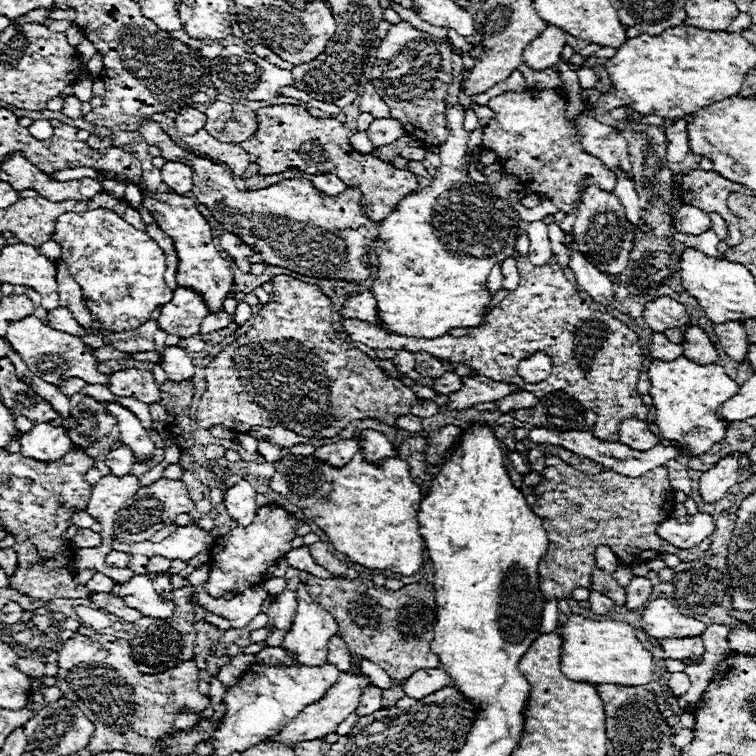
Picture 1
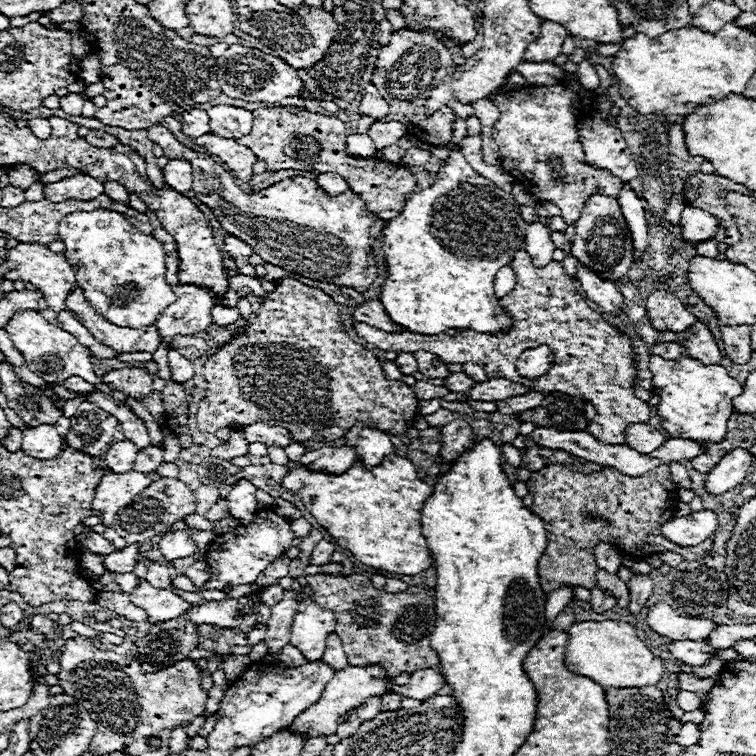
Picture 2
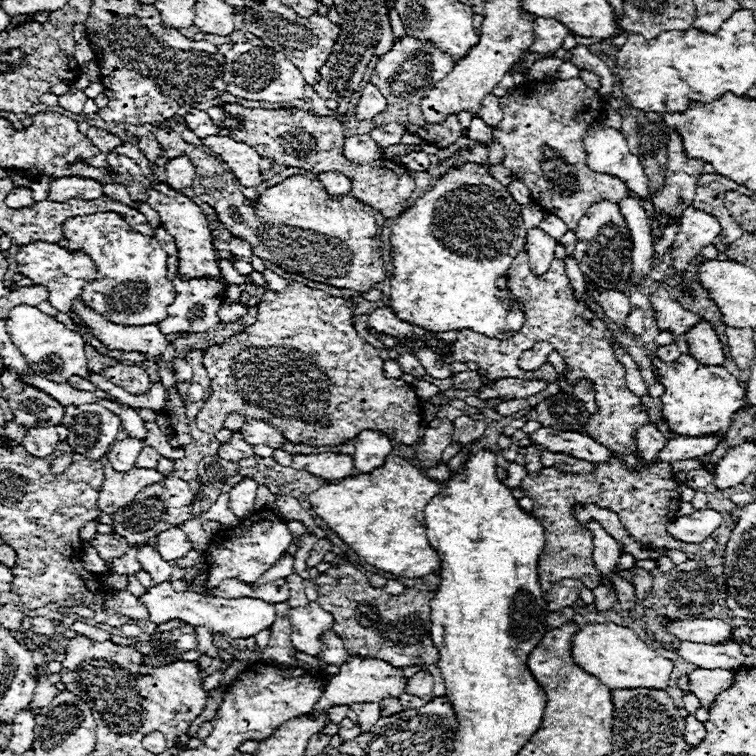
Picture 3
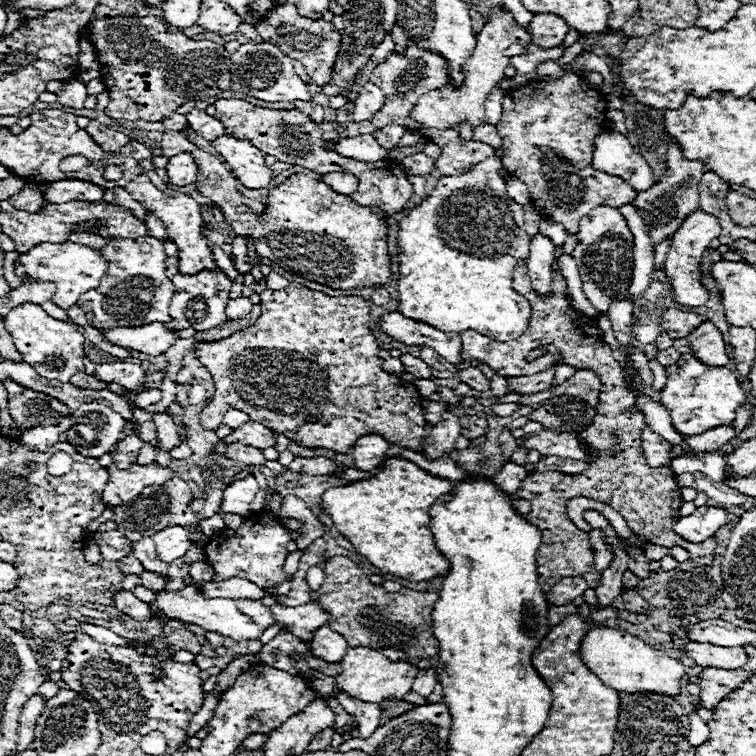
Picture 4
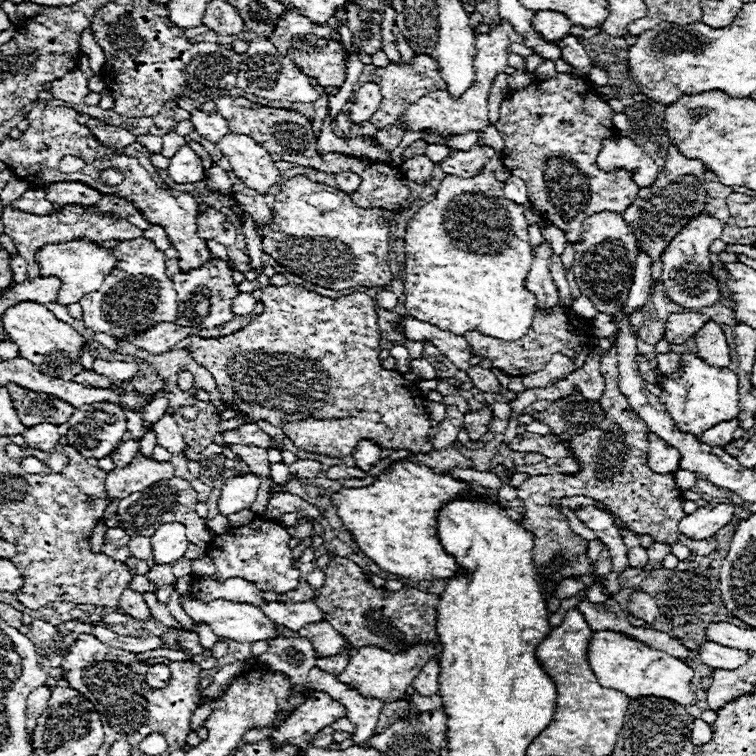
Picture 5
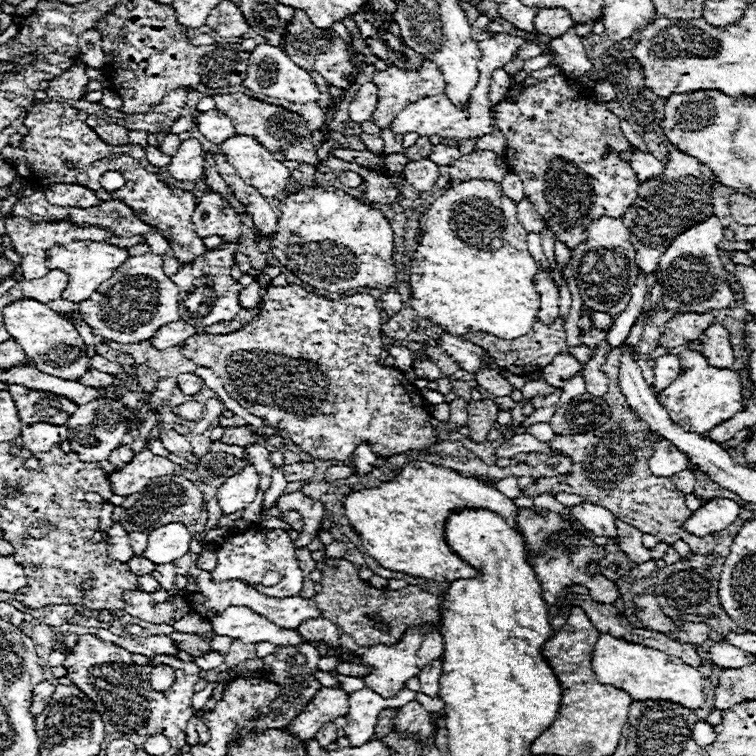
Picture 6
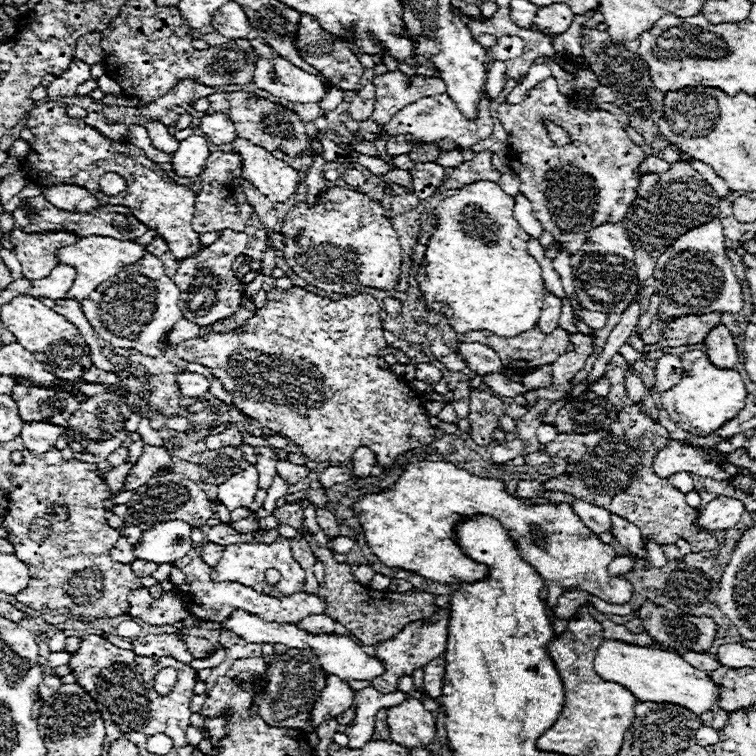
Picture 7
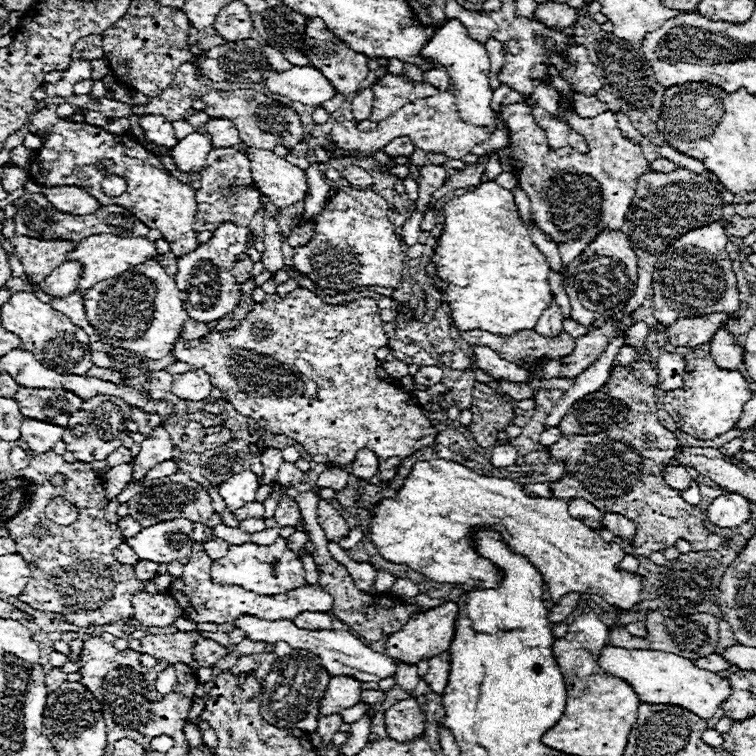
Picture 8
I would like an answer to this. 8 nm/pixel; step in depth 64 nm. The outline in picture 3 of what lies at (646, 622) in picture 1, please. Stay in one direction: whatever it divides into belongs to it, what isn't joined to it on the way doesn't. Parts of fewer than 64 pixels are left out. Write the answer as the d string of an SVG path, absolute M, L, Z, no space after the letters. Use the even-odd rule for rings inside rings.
M694 618L694 620L672 620L668 630L678 640L688 642L722 642L730 634L730 626L718 618Z

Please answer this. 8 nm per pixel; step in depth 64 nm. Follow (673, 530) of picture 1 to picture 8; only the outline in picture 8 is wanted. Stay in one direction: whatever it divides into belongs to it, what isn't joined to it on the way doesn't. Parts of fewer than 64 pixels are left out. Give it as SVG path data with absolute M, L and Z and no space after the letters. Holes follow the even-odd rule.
M722 494L708 506L706 516L714 526L734 528L750 518L750 504L740 494Z

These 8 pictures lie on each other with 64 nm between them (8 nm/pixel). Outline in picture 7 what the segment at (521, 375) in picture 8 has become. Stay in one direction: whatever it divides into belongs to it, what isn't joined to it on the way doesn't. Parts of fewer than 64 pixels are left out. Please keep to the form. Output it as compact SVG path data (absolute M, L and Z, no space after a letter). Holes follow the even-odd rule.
M460 342L454 350L460 354L460 358L466 362L466 366L476 374L508 370L506 366L502 366L502 362L494 354L494 350L478 344L478 342Z

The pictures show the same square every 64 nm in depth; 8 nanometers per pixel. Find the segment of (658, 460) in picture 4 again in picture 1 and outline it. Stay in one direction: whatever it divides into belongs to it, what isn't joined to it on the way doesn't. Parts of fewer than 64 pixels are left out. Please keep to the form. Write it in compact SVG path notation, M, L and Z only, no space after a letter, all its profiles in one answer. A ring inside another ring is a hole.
M634 416L624 418L618 424L618 434L620 434L620 442L630 446L632 450L650 450L656 444L660 444L660 440L648 430L648 424Z

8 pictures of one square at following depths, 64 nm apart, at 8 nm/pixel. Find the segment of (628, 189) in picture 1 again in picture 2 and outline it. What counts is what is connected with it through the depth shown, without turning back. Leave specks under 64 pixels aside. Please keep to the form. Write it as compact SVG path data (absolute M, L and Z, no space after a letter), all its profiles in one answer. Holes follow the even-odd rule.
M628 182L622 184L622 190L618 194L618 204L622 206L622 214L630 226L632 238L634 238L634 256L640 256L646 250L646 238L648 238L648 228L646 228L646 218L644 218L644 208L642 200L636 196L636 192L630 188Z

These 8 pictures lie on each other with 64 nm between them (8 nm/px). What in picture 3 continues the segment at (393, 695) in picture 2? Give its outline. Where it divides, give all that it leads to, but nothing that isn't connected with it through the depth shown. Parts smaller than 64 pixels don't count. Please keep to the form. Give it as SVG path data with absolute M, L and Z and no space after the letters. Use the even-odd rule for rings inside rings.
M386 698L386 700L380 700L380 706L382 706L382 716L390 716L390 714L396 714L400 712L404 706L400 704L398 698Z

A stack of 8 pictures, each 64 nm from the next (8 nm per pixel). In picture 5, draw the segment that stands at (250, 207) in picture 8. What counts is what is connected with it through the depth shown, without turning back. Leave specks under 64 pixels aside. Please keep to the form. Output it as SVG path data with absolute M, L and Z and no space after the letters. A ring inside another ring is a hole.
M214 208L198 214L198 236L206 240L216 240L222 246L232 246L238 236L238 226L228 222Z

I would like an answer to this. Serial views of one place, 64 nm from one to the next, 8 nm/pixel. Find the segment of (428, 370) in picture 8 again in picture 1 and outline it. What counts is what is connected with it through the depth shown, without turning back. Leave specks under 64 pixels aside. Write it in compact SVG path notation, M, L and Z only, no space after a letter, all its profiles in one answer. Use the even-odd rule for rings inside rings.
M398 350L396 356L392 358L392 364L396 366L396 370L398 370L400 374L406 374L406 372L414 370L414 366L416 366L416 362L414 362L414 354L408 352L408 350Z

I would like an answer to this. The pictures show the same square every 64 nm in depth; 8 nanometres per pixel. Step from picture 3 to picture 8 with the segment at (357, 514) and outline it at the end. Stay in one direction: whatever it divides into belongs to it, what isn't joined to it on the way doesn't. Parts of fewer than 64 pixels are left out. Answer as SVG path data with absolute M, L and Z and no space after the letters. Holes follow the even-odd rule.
M430 460L430 462L416 462L412 472L406 476L402 488L394 498L384 498L372 508L370 520L370 540L376 546L378 554L394 564L406 564L412 570L428 576L434 582L448 582L448 584L466 584L478 588L494 588L502 582L502 574L498 568L480 558L470 544L470 530L482 526L494 526L506 544L530 560L538 568L548 586L550 598L556 604L564 594L582 592L582 594L598 594L608 604L628 610L630 606L638 604L640 600L640 576L630 572L616 570L616 562L624 558L624 552L614 542L604 542L598 532L582 524L582 520L572 518L568 514L568 502L560 498L528 498L522 492L522 484L492 476L480 476L470 468L450 462L450 460Z

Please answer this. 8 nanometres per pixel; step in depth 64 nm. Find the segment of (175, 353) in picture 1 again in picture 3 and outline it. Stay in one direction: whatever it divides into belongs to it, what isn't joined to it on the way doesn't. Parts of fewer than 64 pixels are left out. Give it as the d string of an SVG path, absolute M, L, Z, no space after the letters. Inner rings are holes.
M176 358L174 360L174 376L176 382L190 382L192 380L192 366L184 360L184 358Z

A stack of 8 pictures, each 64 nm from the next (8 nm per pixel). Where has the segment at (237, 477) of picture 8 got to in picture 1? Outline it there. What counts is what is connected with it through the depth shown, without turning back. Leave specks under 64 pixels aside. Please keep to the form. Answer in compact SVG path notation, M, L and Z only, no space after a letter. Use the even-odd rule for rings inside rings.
M240 480L238 484L234 484L232 488L226 490L224 506L232 520L236 520L240 526L250 526L258 512L254 486L246 480Z

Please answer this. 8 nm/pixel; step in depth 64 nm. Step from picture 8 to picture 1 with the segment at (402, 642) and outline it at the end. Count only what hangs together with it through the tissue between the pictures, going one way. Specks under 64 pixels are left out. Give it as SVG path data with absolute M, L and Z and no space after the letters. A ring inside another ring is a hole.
M342 672L340 674L340 678L338 678L338 682L324 694L324 698L322 700L318 700L318 702L314 702L314 704L308 704L296 718L292 718L278 734L274 734L272 738L266 738L266 742L268 740L272 740L272 742L280 742L280 744L286 744L286 746L296 746L298 742L306 742L306 740L322 740L326 734L330 734L330 732L334 732L336 730L336 726L342 722L342 720L346 720L354 710L356 710L356 706L358 706L358 700L360 700L360 696L362 696L362 688L368 684L368 676L354 676L354 674L350 674L350 672Z

